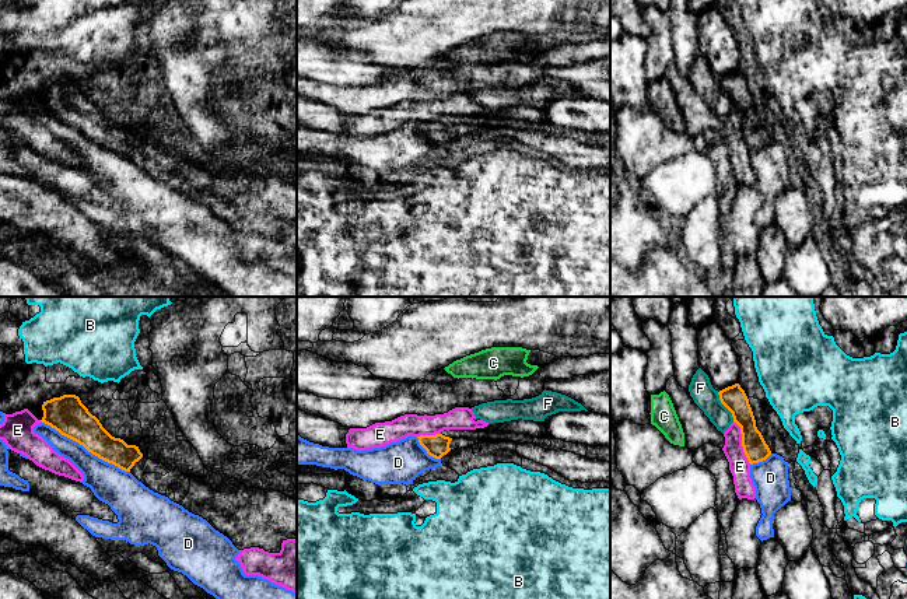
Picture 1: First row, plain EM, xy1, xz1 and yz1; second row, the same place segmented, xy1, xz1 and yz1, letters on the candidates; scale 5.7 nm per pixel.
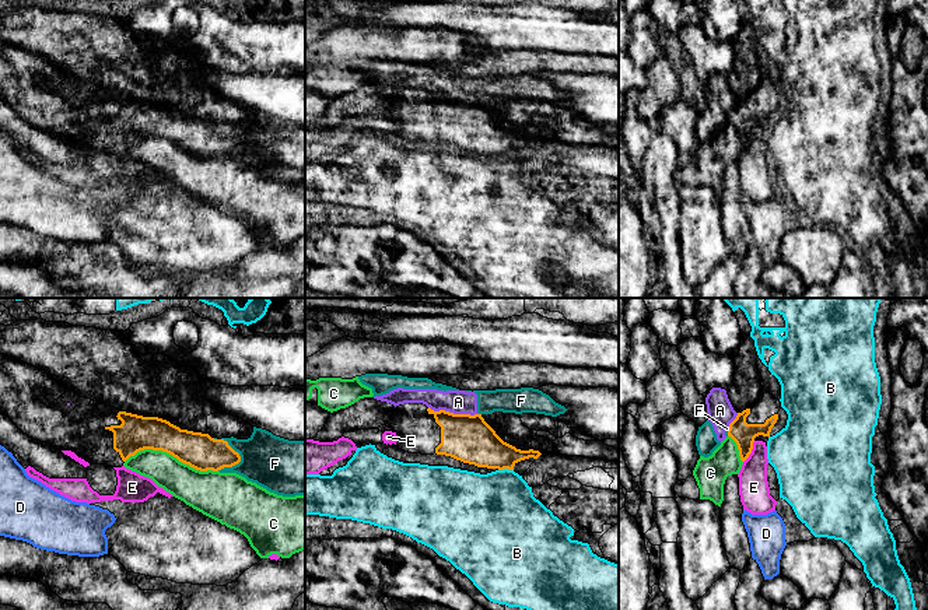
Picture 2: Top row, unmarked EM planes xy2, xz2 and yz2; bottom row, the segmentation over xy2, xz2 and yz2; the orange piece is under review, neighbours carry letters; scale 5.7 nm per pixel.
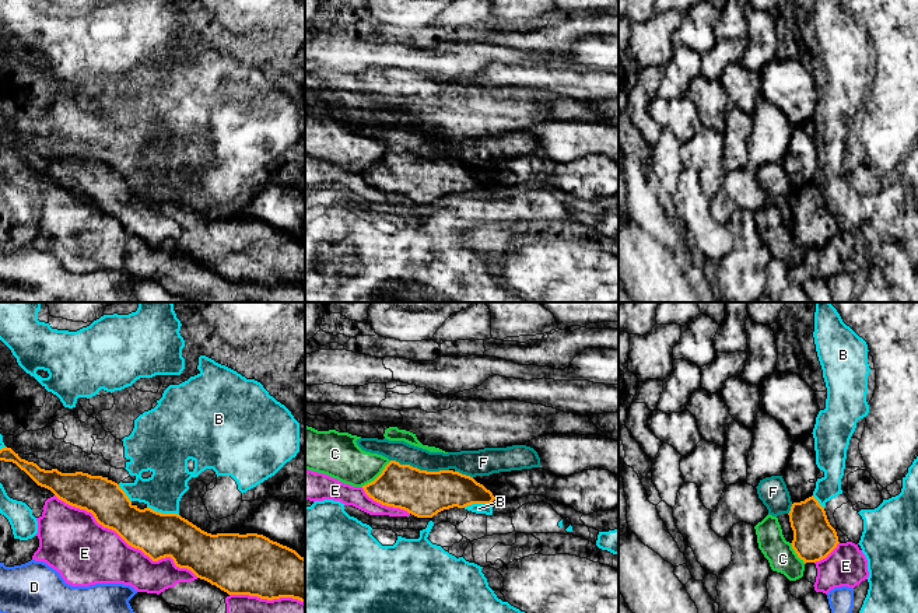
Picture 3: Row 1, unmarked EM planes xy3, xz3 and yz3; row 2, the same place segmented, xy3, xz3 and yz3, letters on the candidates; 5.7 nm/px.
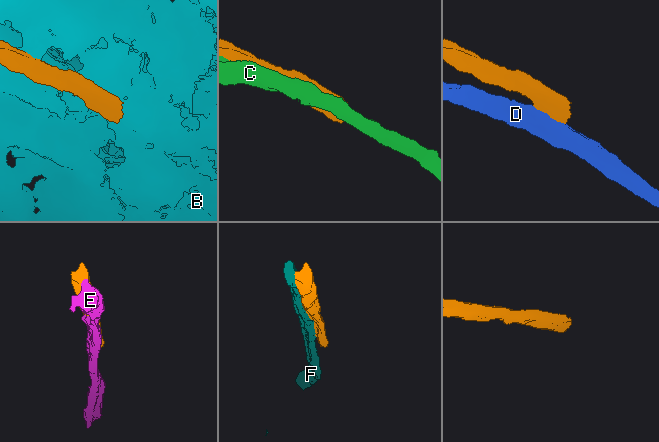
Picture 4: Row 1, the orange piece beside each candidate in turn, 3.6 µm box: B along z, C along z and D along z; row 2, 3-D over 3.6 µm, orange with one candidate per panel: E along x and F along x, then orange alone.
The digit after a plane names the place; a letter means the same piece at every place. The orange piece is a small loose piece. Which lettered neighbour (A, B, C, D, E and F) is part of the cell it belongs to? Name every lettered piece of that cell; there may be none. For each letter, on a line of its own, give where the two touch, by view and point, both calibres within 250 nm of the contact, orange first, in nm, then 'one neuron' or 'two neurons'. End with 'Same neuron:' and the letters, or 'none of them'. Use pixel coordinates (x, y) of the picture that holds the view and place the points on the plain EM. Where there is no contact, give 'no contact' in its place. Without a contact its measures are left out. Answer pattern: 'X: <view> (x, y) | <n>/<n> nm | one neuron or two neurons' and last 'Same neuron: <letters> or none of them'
A: xz2 (452, 100) | 280/140 nm | two neurons
B: xy3 (163, 200) | 260/220 nm | two neurons
C: xy2 (171, 140) | 200/220 nm | two neurons
D: xy1 (86, 135) | 220/220 nm | two neurons
E: xy3 (126, 228) | 260/380 nm | two neurons
F: xz3 (419, 156) | 260/120 nm | two neurons
Same neuron: none of them

